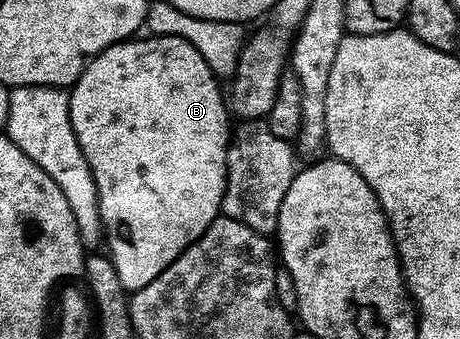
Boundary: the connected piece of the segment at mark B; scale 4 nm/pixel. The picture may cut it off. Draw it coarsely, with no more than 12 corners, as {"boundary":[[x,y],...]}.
{"boundary":[[178,36],[69,92],[107,255],[143,290],[222,211],[231,113]]}

